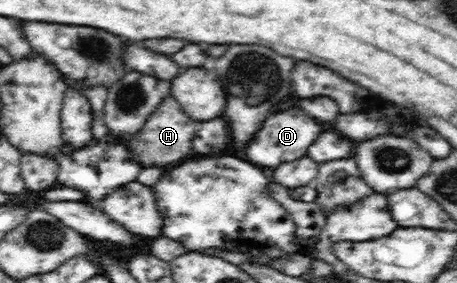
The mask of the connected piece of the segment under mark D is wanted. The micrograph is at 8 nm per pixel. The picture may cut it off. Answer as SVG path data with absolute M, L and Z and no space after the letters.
M287 110L287 112L279 112L269 116L263 122L263 128L259 130L259 134L255 136L255 140L247 146L245 156L249 158L249 162L253 165L261 164L263 168L269 166L275 169L276 166L283 162L293 162L301 156L305 156L305 150L317 140L317 136L323 132L323 126L317 124L313 118L309 118L303 110Z

